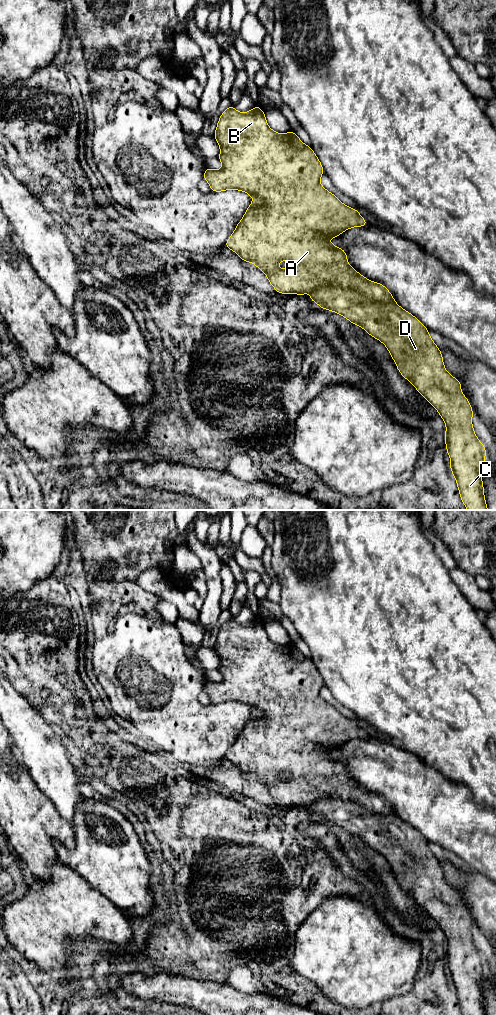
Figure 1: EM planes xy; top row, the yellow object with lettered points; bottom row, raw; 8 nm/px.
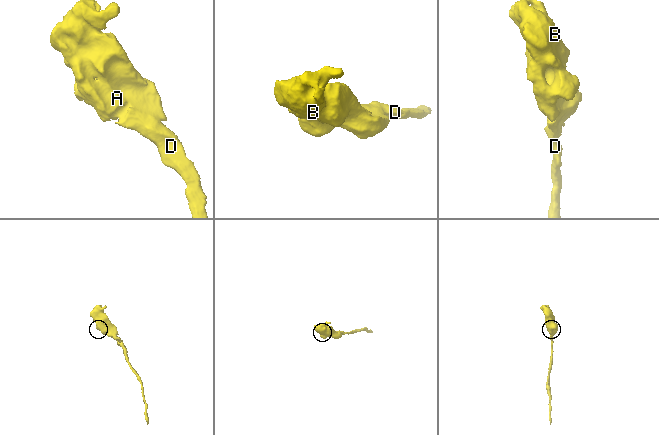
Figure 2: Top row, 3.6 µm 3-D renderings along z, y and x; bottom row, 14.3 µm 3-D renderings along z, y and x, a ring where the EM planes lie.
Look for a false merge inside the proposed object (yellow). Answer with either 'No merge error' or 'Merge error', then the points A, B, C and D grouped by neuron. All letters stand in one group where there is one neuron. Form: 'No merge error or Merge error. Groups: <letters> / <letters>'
No merge error. Groups: A B C D

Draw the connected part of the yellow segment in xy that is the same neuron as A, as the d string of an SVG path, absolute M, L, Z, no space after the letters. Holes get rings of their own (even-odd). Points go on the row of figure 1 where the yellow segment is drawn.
M232 104L221 114L213 134L220 146L218 159L223 167L220 170L206 168L203 179L209 183L213 192L240 190L254 199L226 241L225 247L234 251L244 262L254 263L266 274L270 284L278 293L305 295L310 292L310 301L316 302L321 309L342 315L382 342L400 374L435 407L445 422L444 440L451 460L450 469L465 507L467 510L488 510L480 473L487 451L474 432L473 409L461 391L461 382L445 369L442 352L429 336L429 330L415 316L400 307L384 285L368 280L352 268L342 248L335 247L331 242L320 241L321 238L336 238L352 227L368 226L369 223L358 210L344 205L320 184L324 170L311 146L305 145L293 131L285 134L273 131L268 126L264 113L259 104L246 113L238 112ZM282 260L289 261L292 267L279 269L277 265Z

